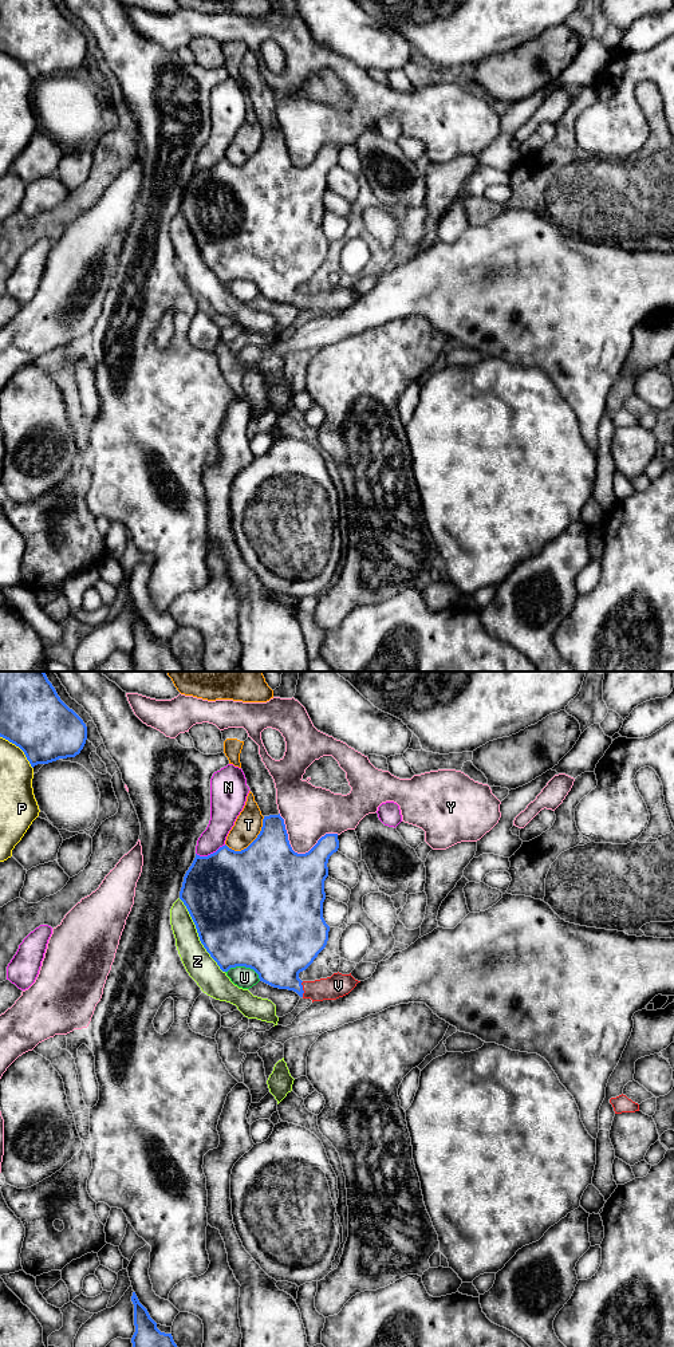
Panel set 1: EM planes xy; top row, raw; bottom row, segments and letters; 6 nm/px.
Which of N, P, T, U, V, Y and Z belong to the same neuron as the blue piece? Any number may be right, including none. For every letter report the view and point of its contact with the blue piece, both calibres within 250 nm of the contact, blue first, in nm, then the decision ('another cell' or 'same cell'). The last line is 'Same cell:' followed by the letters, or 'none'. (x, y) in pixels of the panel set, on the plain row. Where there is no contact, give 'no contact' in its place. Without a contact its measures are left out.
N: xy (211, 168) | 500/160 nm | another cell
P: xy (20, 62) | 380/200 nm | another cell
T: xy (252, 156) | 480/160 nm | another cell
U: xy (244, 279) | 500/130 nm | another cell
V: xy (302, 303) | 320/140 nm | same cell
Y: xy (296, 166) | 500/320 nm | another cell
Z: xy (198, 249) | 500/170 nm | another cell
Same cell: V

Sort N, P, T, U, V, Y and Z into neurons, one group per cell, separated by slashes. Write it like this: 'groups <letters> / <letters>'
groups N / P / T / U / V / Y / Z

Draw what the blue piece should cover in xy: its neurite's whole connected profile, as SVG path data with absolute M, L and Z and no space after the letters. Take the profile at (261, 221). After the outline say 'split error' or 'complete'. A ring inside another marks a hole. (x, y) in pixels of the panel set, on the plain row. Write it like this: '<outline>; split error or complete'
M279 127L264 130L260 147L241 165L225 158L208 170L196 168L184 190L180 213L196 239L201 257L222 285L236 280L251 281L259 288L260 295L273 302L293 304L312 316L343 311L360 296L351 287L339 285L315 295L299 292L299 287L314 276L328 255L330 240L323 232L324 194L328 190L328 173L338 162L338 147L326 147L308 166L295 166L288 154L284 133Z; split error

